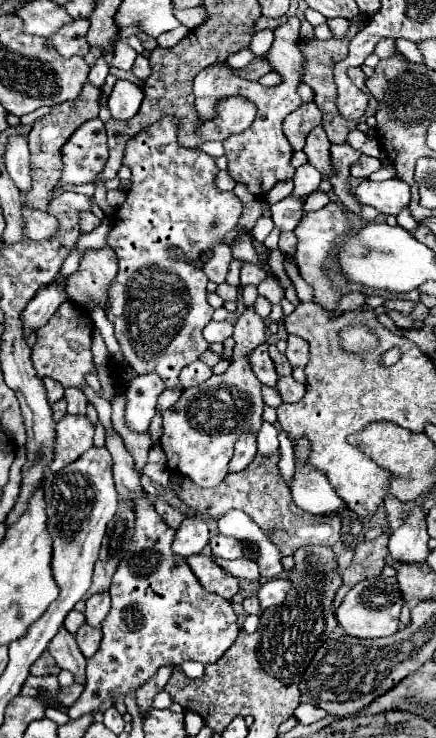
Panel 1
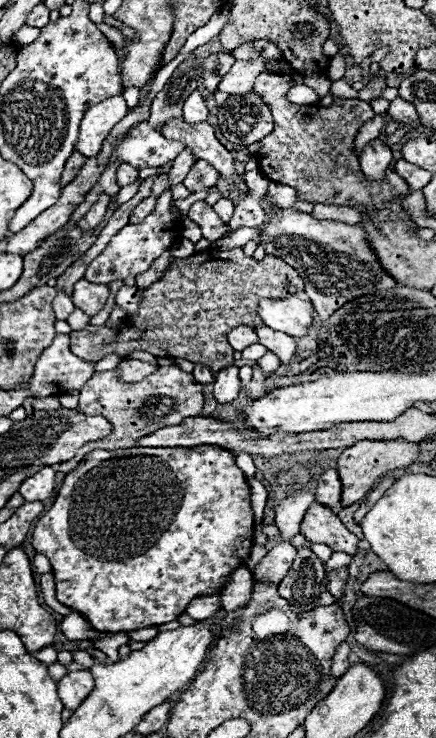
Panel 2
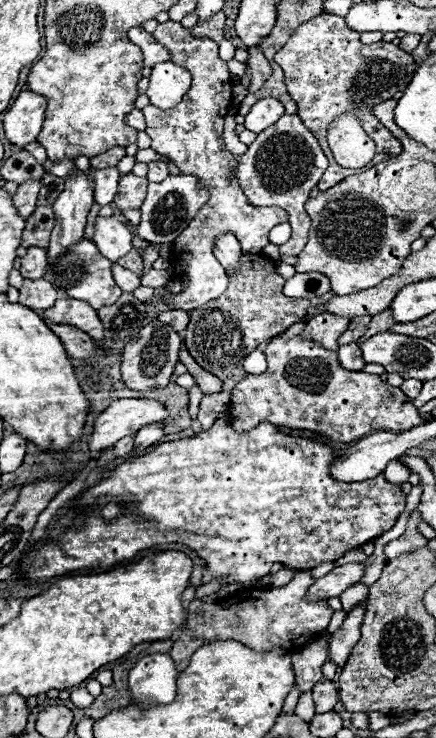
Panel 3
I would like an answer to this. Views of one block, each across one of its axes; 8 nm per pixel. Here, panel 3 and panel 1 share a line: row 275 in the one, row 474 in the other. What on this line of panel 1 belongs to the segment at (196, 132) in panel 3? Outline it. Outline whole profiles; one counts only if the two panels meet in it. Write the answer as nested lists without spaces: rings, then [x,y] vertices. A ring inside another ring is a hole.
[[[246,308],[234,326],[236,346],[232,350],[232,364],[220,376],[212,374],[206,382],[184,390],[180,400],[164,412],[164,432],[160,446],[166,452],[166,466],[170,472],[188,476],[200,488],[218,486],[228,474],[228,462],[236,440],[244,432],[260,432],[262,426],[262,384],[252,374],[246,354],[266,340],[266,324],[254,312]]]

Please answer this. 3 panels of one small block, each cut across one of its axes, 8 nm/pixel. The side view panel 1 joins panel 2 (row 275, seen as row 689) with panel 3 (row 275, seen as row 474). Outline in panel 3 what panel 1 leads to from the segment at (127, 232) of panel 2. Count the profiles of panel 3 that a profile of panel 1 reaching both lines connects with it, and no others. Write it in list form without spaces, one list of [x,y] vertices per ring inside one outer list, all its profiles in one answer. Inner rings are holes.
[[[114,264],[114,266],[112,266],[112,272],[114,272],[116,284],[118,284],[124,292],[134,292],[138,286],[142,286],[142,284],[140,284],[140,276],[134,274],[132,270],[126,270],[126,268]]]

